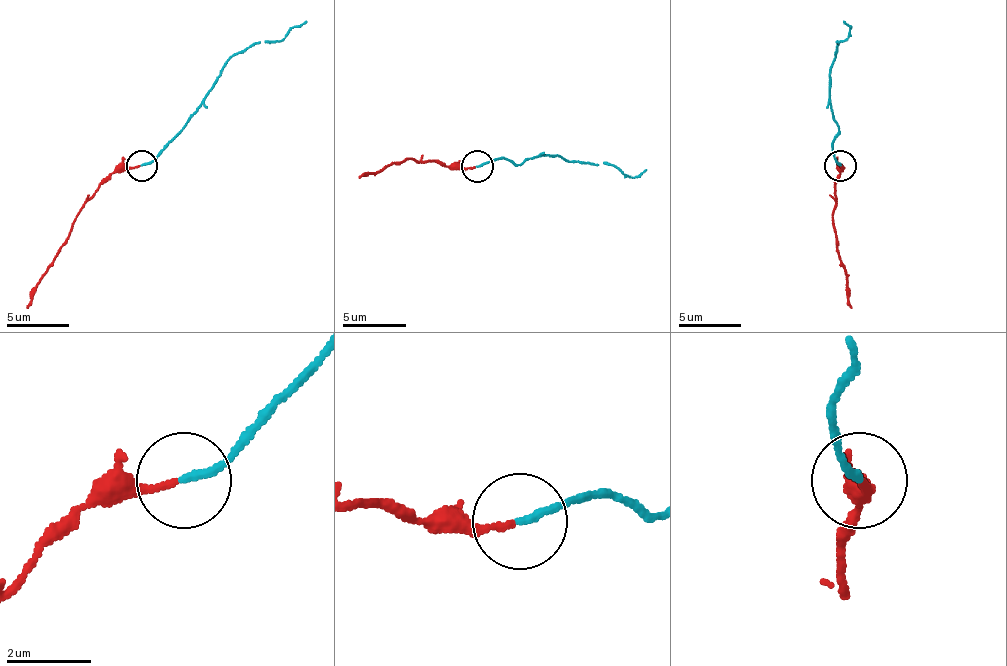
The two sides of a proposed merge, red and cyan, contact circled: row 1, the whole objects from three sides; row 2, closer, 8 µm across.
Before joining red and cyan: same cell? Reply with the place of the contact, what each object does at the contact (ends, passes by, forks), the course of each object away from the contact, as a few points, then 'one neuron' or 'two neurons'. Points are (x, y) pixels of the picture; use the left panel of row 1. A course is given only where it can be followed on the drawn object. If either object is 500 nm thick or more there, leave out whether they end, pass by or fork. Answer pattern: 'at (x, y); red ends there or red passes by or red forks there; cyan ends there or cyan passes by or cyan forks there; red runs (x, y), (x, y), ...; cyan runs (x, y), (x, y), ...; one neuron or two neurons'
at (142, 165); red ends there; cyan ends there; red runs (139, 166), (117, 169), (80, 210), (27, 309); cyan runs (142, 166), (183, 126), (223, 66), (254, 45), (286, 35), (307, 20); one neuron

